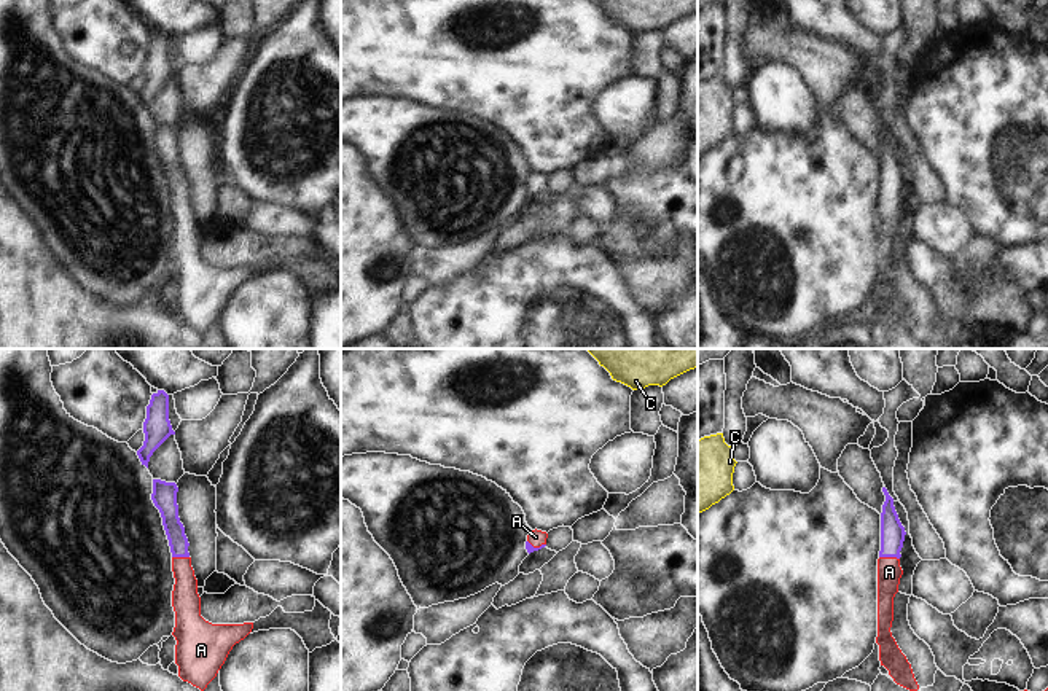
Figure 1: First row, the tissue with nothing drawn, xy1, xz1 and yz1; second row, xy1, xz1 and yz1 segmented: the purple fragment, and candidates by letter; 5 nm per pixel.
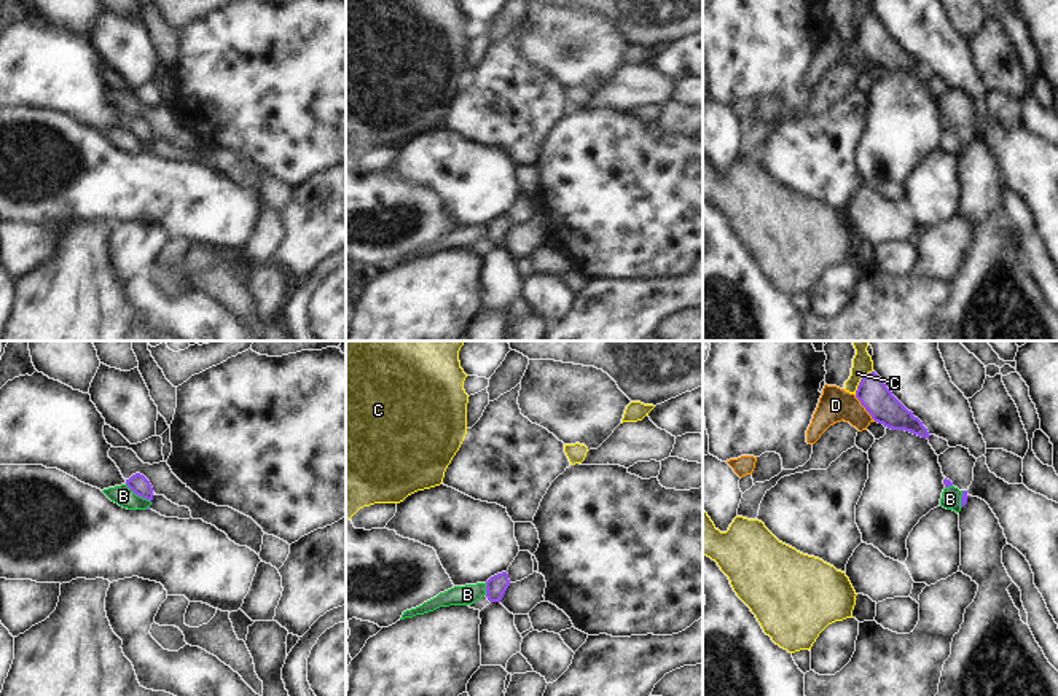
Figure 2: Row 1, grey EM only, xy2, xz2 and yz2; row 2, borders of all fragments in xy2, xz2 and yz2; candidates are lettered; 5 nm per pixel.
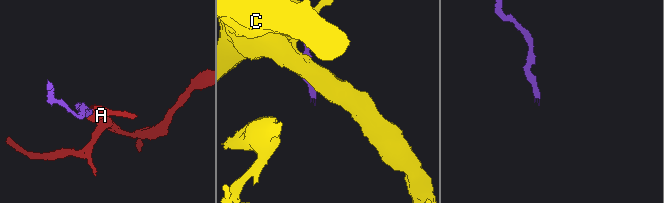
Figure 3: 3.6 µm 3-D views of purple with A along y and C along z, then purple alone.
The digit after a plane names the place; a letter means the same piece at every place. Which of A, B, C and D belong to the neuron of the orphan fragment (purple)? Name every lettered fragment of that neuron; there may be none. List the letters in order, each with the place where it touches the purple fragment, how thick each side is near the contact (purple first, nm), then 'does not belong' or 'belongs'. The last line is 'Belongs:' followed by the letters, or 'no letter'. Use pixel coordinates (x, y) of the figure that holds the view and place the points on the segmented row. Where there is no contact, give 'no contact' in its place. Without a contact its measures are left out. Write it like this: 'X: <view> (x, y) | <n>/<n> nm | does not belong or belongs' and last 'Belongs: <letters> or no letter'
A: yz1 (889, 556) | 130/130 nm | belongs
B: xy2 (137, 494) | 100/100 nm | does not belong
C: yz2 (861, 381) | 160/100 nm | does not belong
D: yz2 (864, 406) | 160/170 nm | does not belong
Belongs: A

